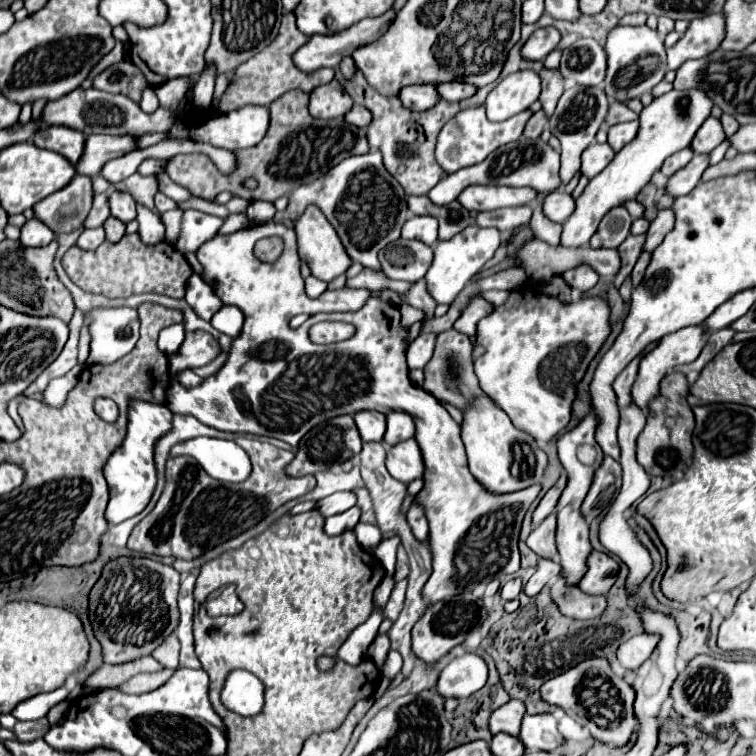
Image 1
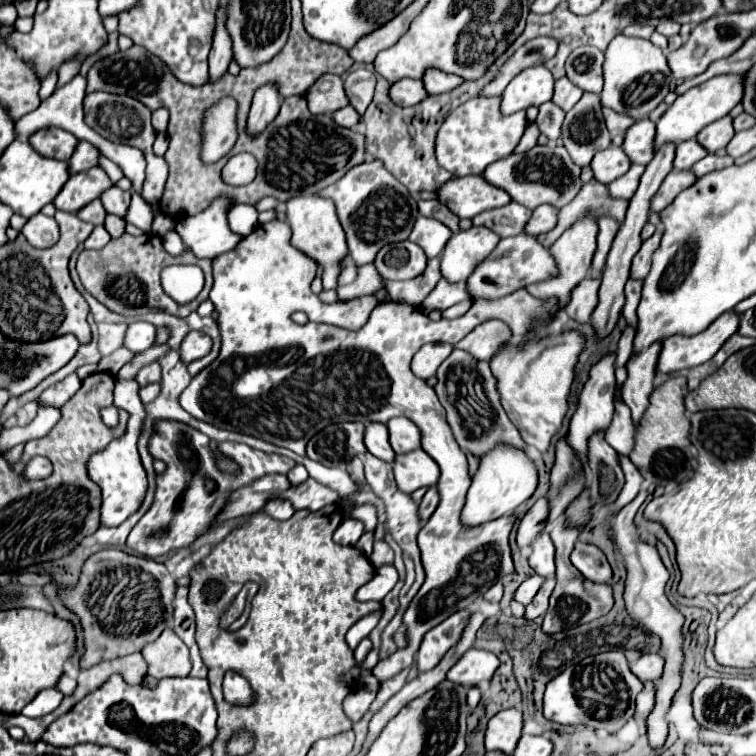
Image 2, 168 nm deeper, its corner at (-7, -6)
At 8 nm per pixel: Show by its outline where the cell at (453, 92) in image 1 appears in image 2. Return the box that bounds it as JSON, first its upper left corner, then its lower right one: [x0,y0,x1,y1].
[422,70,462,94]

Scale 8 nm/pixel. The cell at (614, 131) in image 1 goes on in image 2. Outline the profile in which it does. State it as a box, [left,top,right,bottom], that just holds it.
[622,118,656,166]

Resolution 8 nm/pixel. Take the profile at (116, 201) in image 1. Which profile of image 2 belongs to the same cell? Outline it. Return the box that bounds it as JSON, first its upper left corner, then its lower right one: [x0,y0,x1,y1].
[100,186,130,218]

